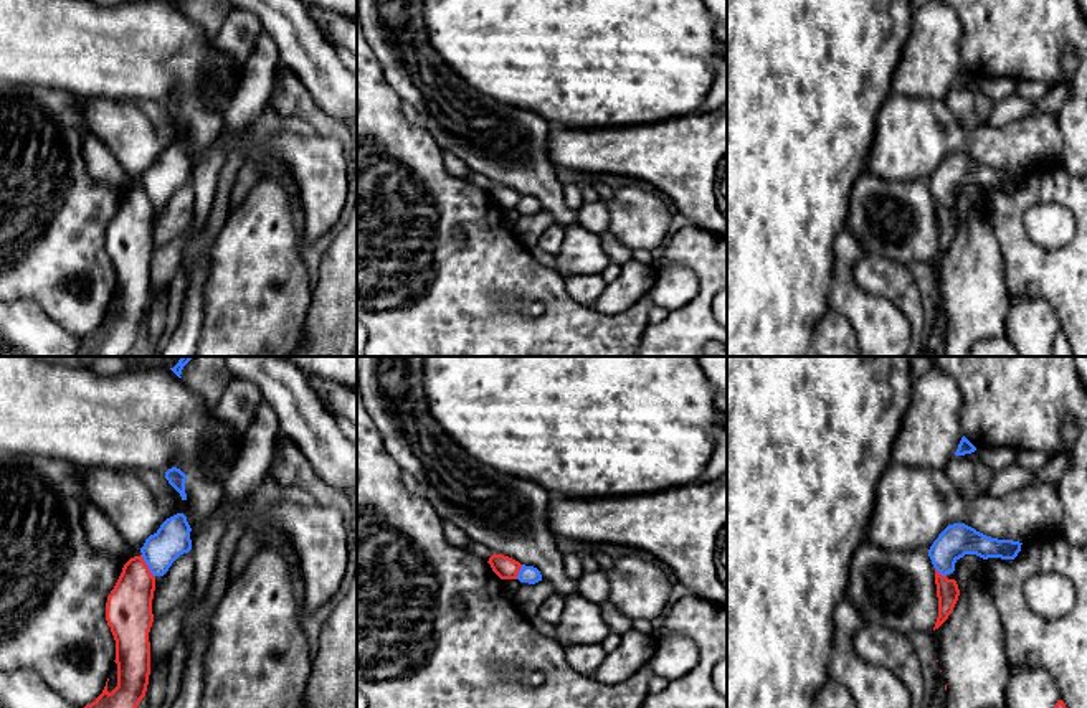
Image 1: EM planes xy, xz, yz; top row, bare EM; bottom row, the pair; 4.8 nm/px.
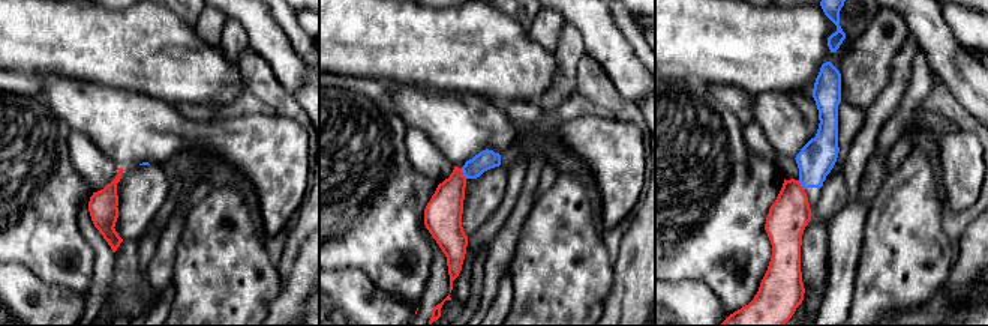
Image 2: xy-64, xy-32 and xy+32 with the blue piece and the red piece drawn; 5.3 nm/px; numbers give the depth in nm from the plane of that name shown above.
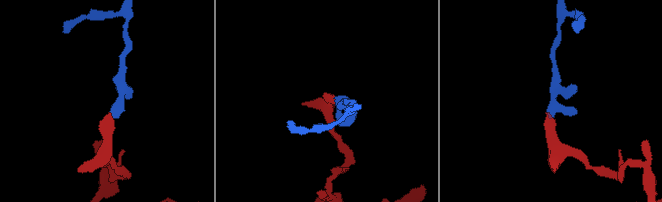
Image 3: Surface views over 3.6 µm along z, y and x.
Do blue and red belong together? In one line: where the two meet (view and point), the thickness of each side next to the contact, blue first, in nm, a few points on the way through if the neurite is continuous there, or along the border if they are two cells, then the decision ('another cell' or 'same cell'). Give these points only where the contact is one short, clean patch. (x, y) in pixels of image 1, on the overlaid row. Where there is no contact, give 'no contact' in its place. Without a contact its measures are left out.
xy (147, 565) | 170/220 nm | along xy (141, 555), (154, 576) | another cell

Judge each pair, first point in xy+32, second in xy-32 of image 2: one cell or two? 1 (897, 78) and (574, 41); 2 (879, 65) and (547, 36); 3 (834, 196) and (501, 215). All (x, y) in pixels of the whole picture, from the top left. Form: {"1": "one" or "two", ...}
{"1": "one", "2": "one", "3": "two"}

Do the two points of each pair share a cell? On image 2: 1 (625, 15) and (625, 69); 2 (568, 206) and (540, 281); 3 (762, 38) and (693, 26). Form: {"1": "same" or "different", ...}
{"1": "different", "2": "same", "3": "same"}

